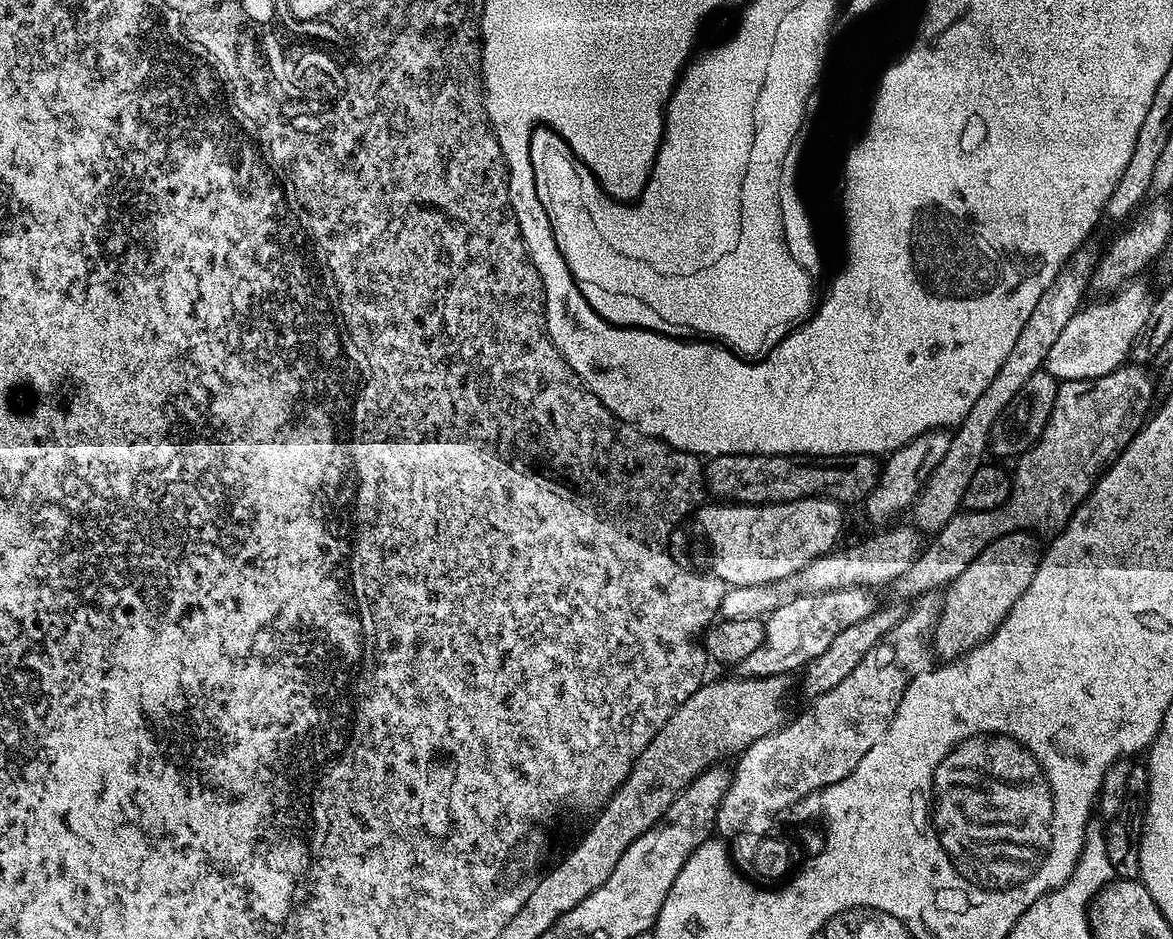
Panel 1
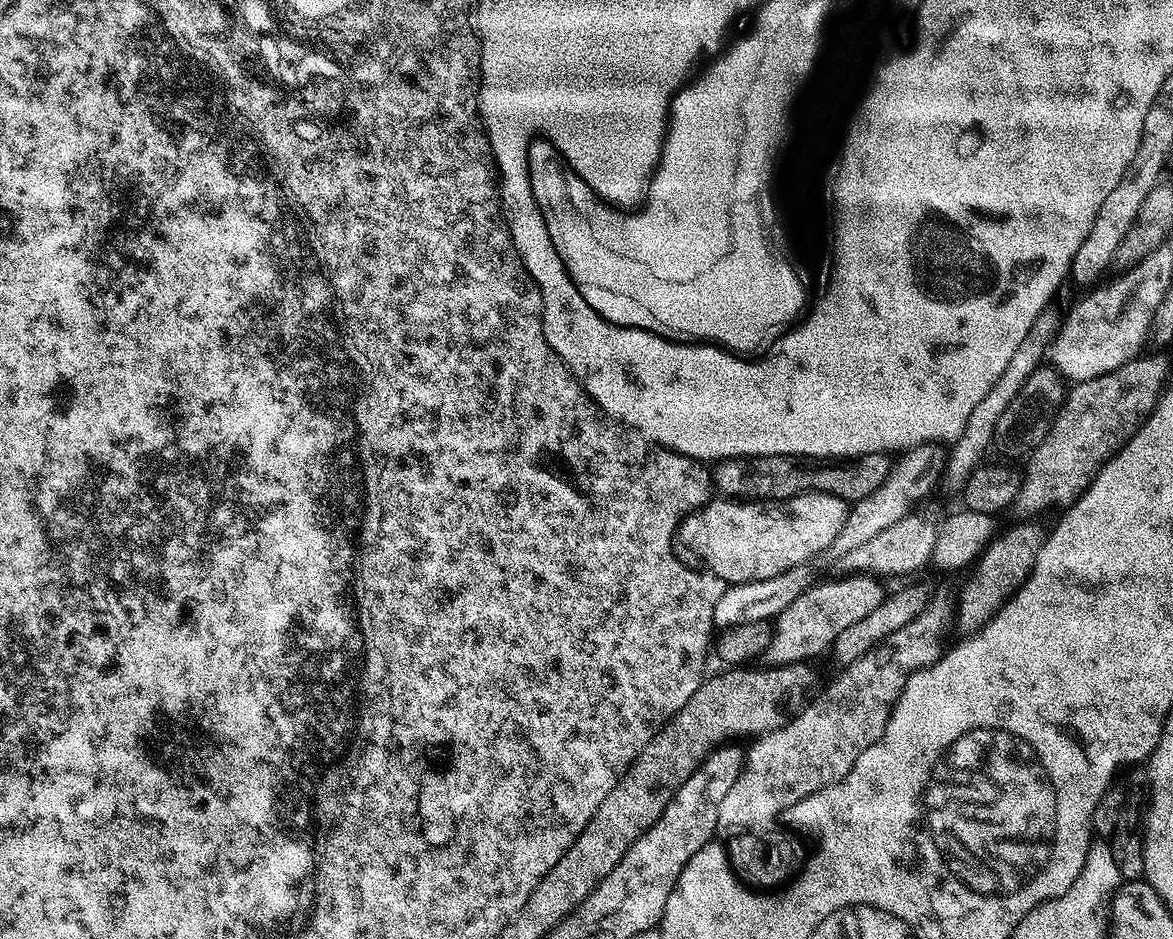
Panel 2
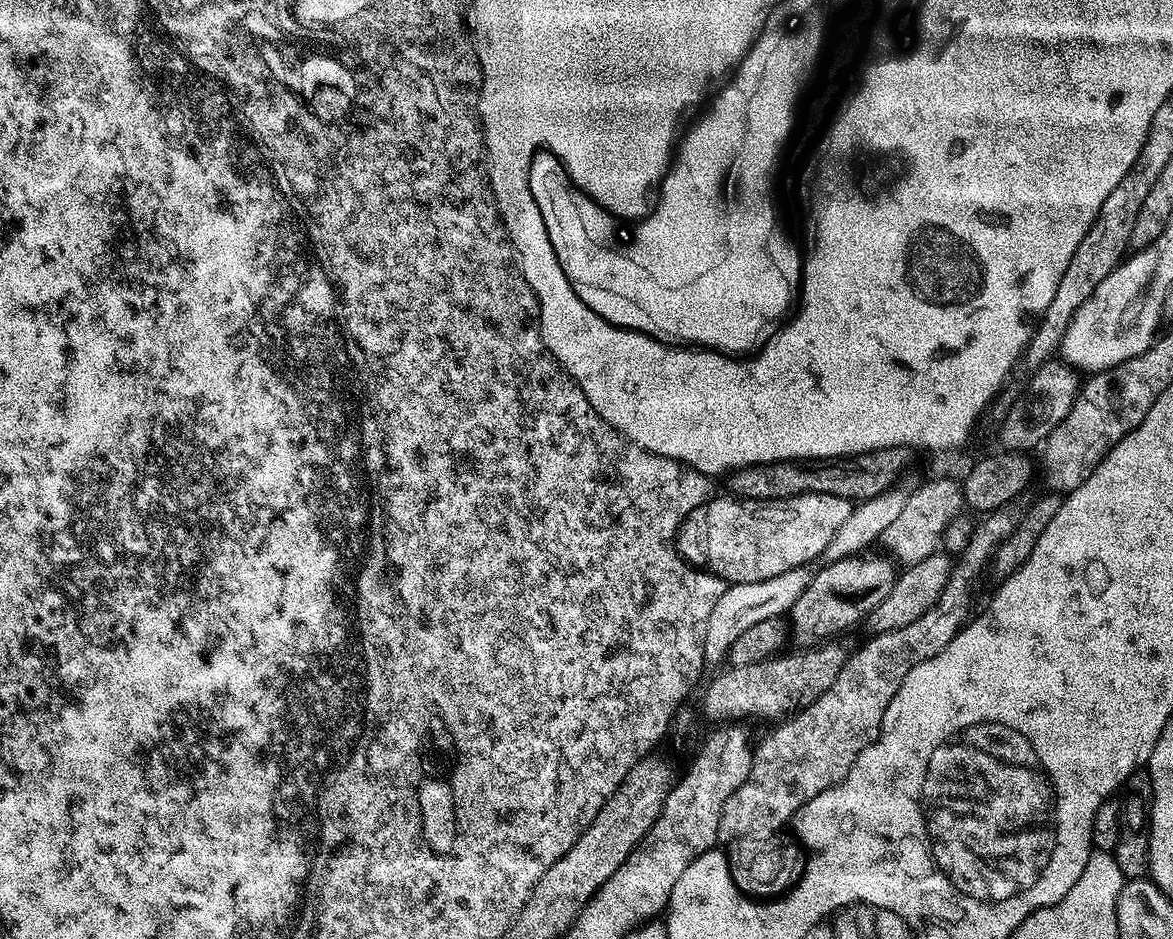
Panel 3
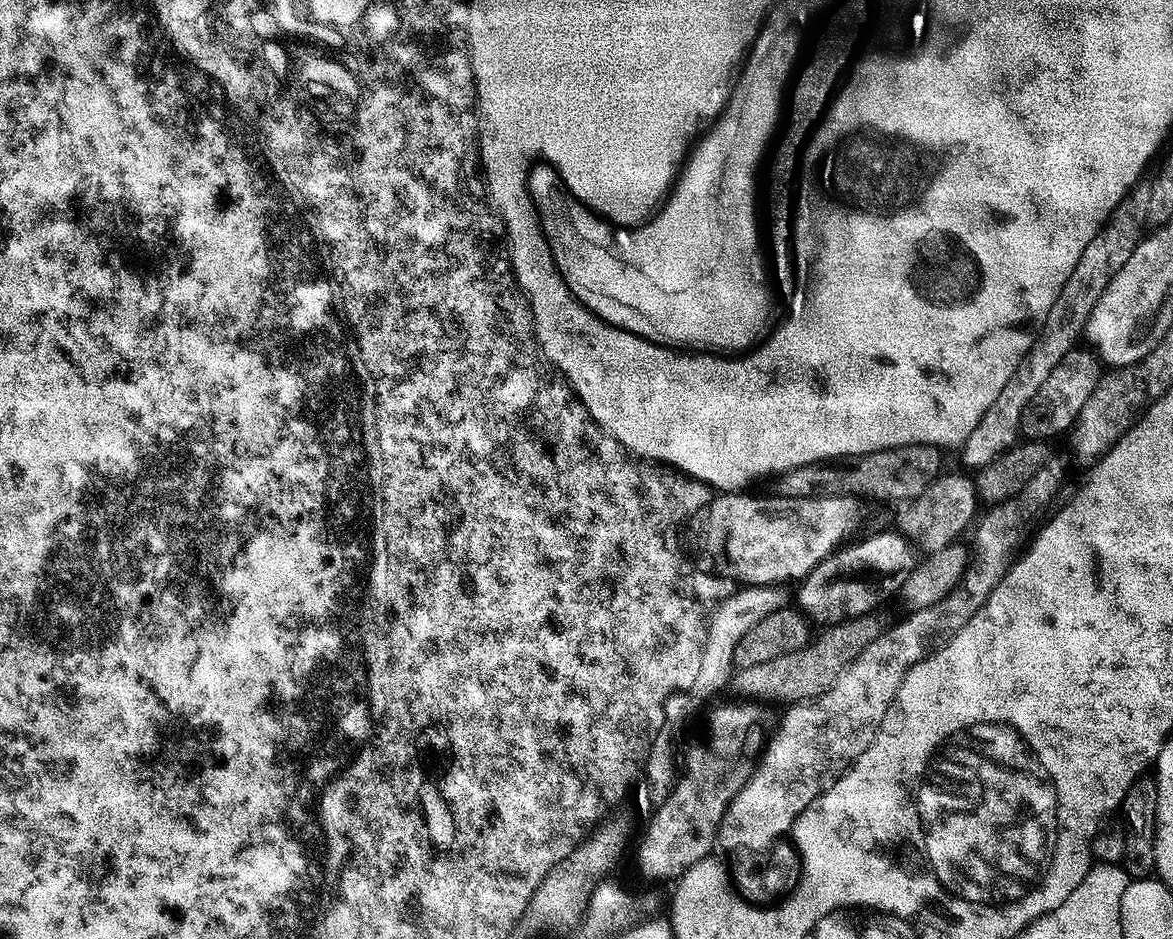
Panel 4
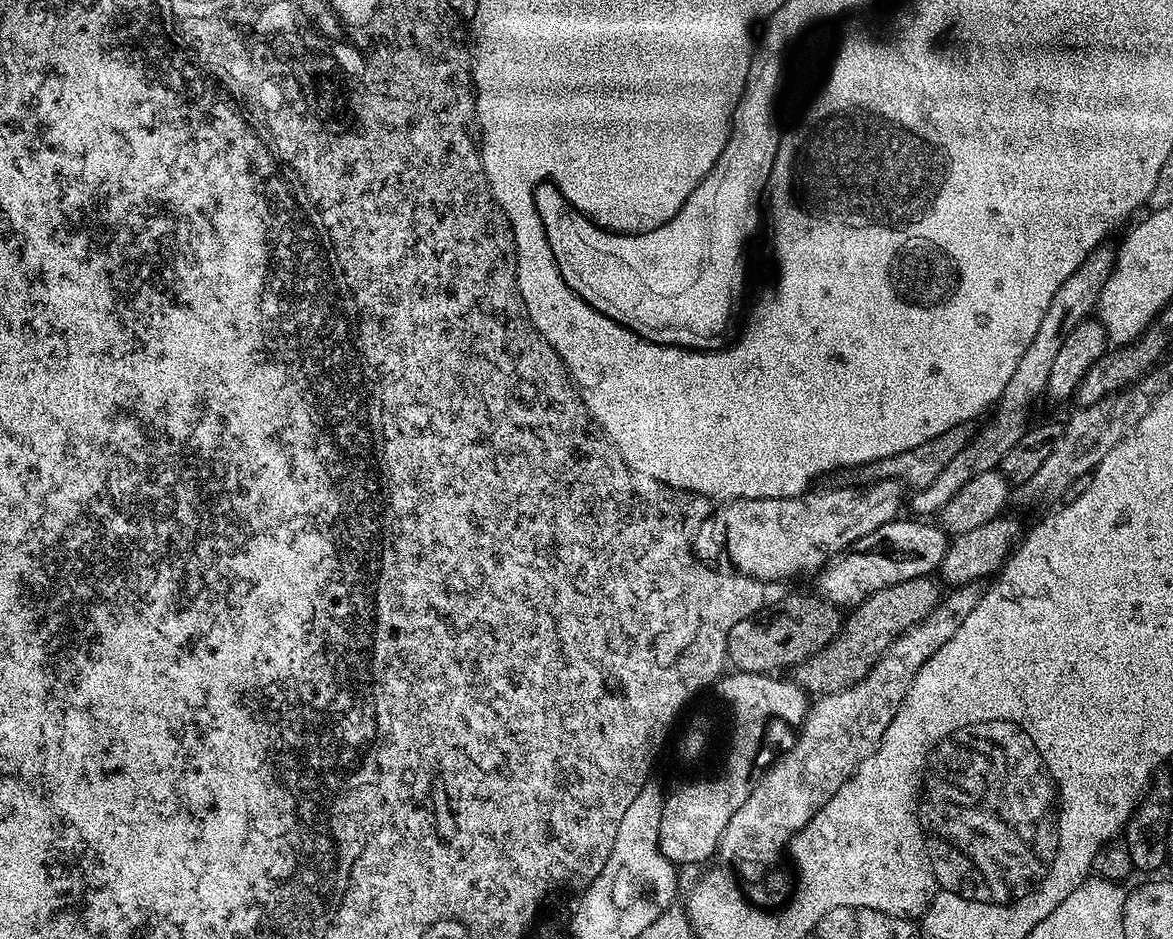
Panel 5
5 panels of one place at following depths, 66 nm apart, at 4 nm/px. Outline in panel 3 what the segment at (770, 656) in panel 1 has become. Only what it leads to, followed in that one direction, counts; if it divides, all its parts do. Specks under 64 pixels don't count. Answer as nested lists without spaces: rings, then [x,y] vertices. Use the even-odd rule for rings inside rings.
[[[863,555],[844,557],[840,561],[825,563],[821,572],[817,571],[805,592],[790,611],[790,620],[795,633],[802,636],[832,638],[835,632],[844,632],[856,623],[867,621],[868,615],[882,602],[886,584],[876,560],[863,560]]]

